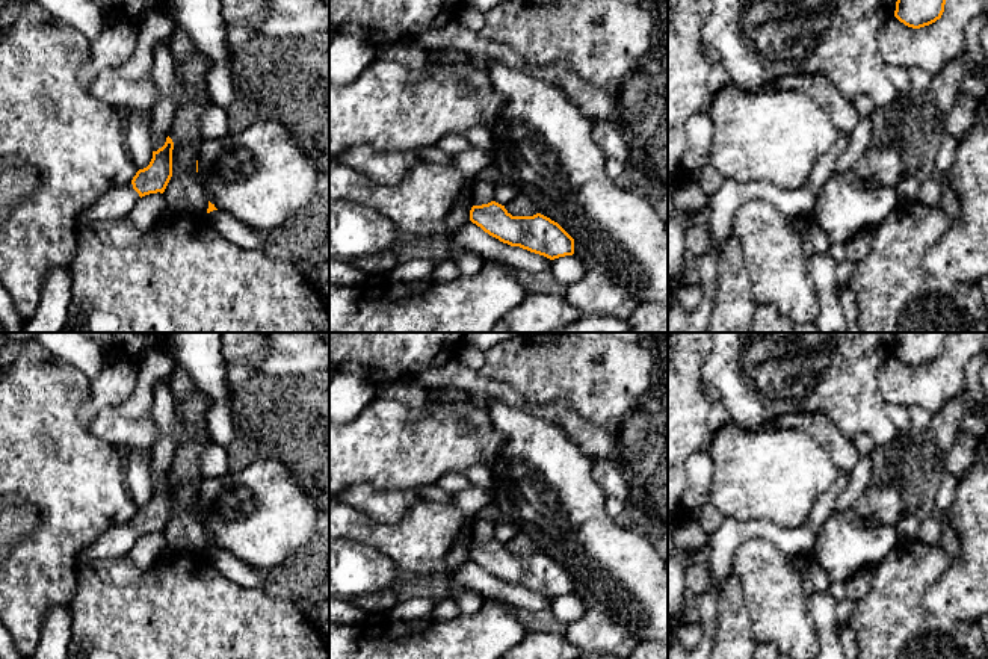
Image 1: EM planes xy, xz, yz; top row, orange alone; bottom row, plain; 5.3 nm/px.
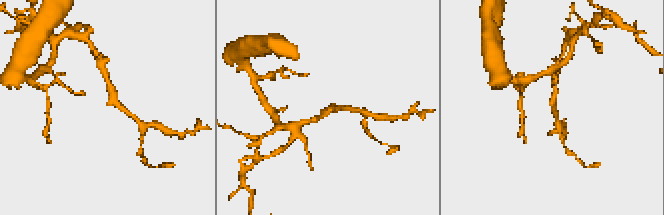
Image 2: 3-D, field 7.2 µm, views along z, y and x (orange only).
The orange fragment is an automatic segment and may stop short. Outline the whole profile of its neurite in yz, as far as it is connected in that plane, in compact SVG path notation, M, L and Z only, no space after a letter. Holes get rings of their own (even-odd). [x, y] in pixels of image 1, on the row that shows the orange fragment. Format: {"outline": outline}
{"outline": "M897 0L894 17L908 27L920 29L941 18L946 0Z"}

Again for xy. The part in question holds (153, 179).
{"outline": "M168 136L157 151L153 151L150 165L139 169L133 180L98 196L76 219L77 231L107 221L127 219L137 200L150 193L163 193L172 177L174 142Z"}

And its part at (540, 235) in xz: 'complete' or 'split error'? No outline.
complete

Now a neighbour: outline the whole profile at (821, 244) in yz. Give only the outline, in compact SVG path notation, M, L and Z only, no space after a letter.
M813 215L808 219L810 219L810 242L813 251L817 254L828 252L832 245L831 240L825 236L823 230L816 222Z

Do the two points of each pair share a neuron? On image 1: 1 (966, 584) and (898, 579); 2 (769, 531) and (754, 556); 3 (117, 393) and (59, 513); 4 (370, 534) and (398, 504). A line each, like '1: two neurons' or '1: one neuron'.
1: two neurons
2: two neurons
3: two neurons
4: two neurons

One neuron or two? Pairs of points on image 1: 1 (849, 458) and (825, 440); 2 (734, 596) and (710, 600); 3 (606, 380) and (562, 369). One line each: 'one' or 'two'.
1: one
2: two
3: one

